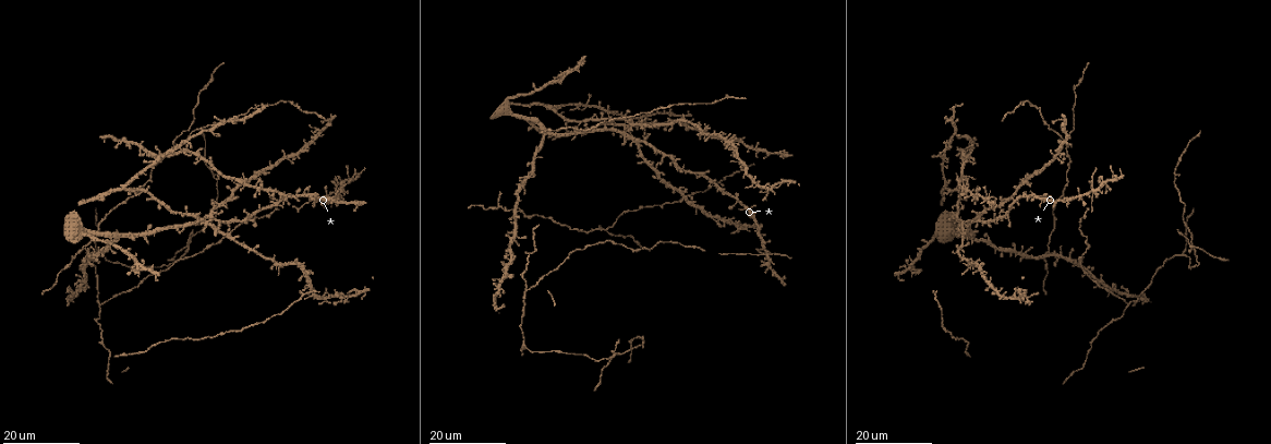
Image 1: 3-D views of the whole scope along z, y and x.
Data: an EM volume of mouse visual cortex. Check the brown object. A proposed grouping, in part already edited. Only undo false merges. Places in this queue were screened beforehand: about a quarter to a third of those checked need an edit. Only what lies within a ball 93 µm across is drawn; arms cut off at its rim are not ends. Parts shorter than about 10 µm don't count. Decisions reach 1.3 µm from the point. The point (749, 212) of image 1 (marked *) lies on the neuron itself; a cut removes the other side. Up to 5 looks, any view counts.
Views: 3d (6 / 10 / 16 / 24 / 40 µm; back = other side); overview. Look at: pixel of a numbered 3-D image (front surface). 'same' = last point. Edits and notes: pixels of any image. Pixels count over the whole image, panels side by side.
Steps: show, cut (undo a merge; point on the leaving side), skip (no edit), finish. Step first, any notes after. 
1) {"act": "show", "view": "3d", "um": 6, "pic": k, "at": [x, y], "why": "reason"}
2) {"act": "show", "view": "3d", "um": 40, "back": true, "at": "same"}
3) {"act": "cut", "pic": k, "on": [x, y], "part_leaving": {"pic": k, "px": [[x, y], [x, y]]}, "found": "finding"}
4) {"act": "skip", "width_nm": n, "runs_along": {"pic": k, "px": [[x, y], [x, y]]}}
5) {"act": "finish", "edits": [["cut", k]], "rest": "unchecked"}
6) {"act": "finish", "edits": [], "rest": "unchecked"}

{"act": "show", "view": "3d", "um": 16, "pic": 1, "at": [764, 254], "why": "four-way junction"}

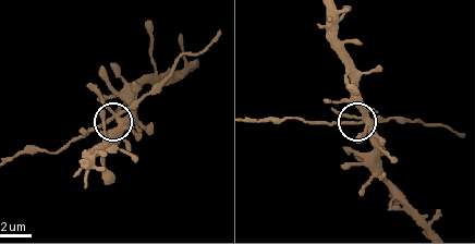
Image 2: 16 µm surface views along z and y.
{"act": "show", "view": "3d", "um": 10, "pic": 2, "at": [114, 116], "why": "zoom in"}

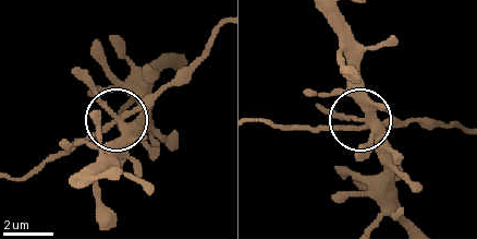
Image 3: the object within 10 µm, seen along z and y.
{"act": "skip", "width_nm": 250, "runs_along": {"pic": 3, "px": [[78, 179], [113, 143], [120, 118], [149, 124]]}, "found": "one neuron here"}

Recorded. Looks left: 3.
{"act": "show", "view": "3d", "um": 24, "pic": 1, "at": [210, 213]}

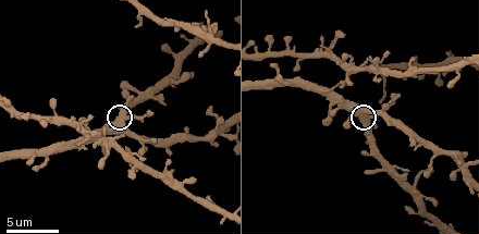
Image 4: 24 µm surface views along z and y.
{"act": "show", "view": "3d", "um": 10, "pic": 4, "at": [361, 117]}

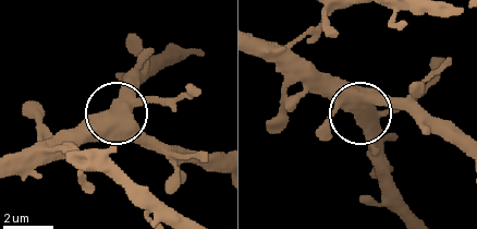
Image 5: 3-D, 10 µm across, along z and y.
{"act": "skip", "width_nm": 550, "found": "continuous, no second neuron"}

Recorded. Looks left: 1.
{"act": "finish", "edits": [], "rest": "unchecked"}

